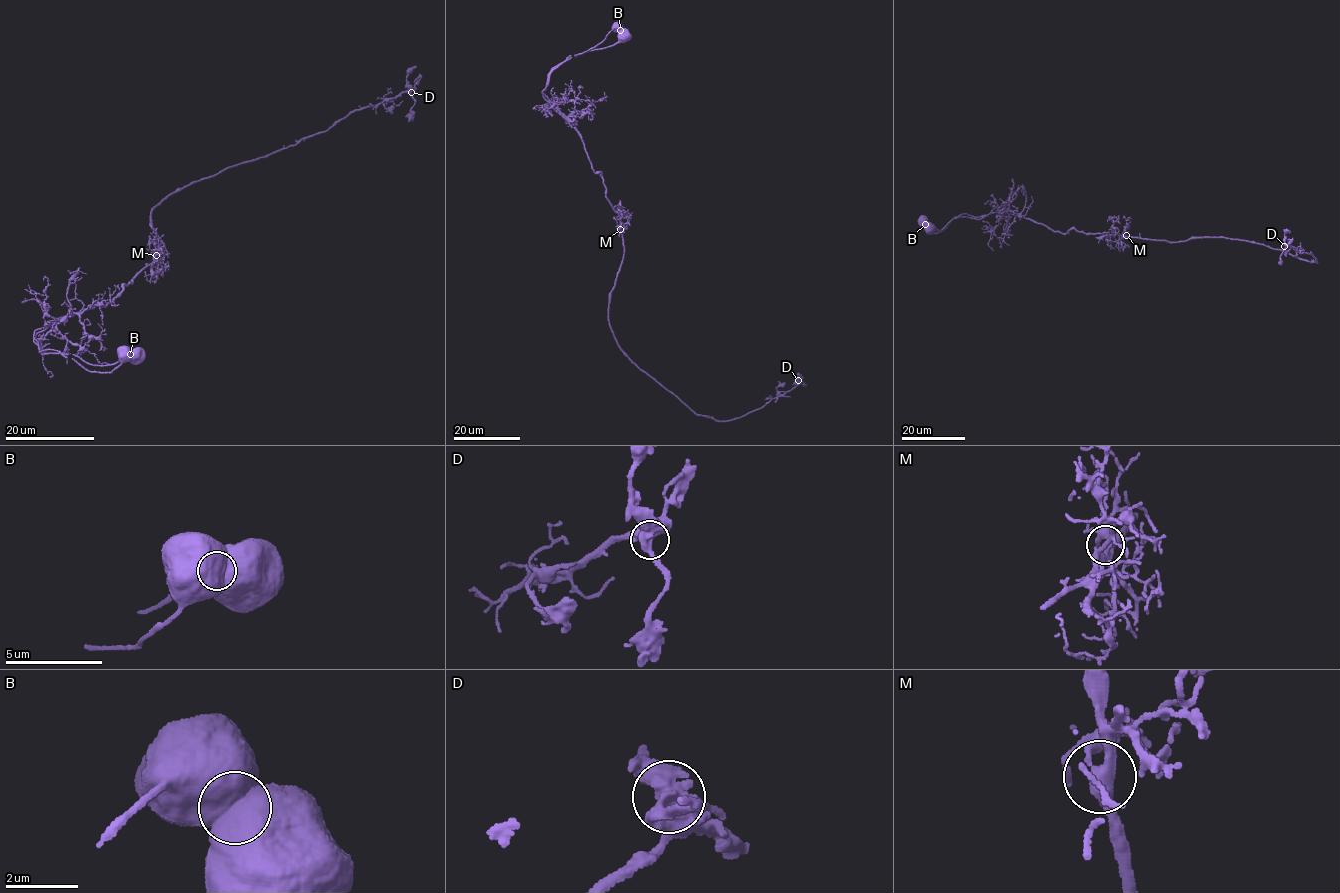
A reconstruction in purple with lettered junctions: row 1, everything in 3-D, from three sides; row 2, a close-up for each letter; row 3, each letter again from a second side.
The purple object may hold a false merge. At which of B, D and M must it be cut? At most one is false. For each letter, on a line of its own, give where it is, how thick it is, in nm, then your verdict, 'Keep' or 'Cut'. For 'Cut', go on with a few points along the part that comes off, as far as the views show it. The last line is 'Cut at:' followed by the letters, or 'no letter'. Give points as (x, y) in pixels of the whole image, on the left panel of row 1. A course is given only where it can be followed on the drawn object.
B: Place: (130, 354). Thickness 1550 nm. Cut. Course of the part to remove: (130, 355), (113, 364), (91, 364), (73, 355), (42, 355), (34, 340), (36, 334), (78, 311)
D: Place: (411, 92). Thickness 440 nm. Keep
M: Place: (156, 255). Thickness 320 nm. Keep
Cut at: B

